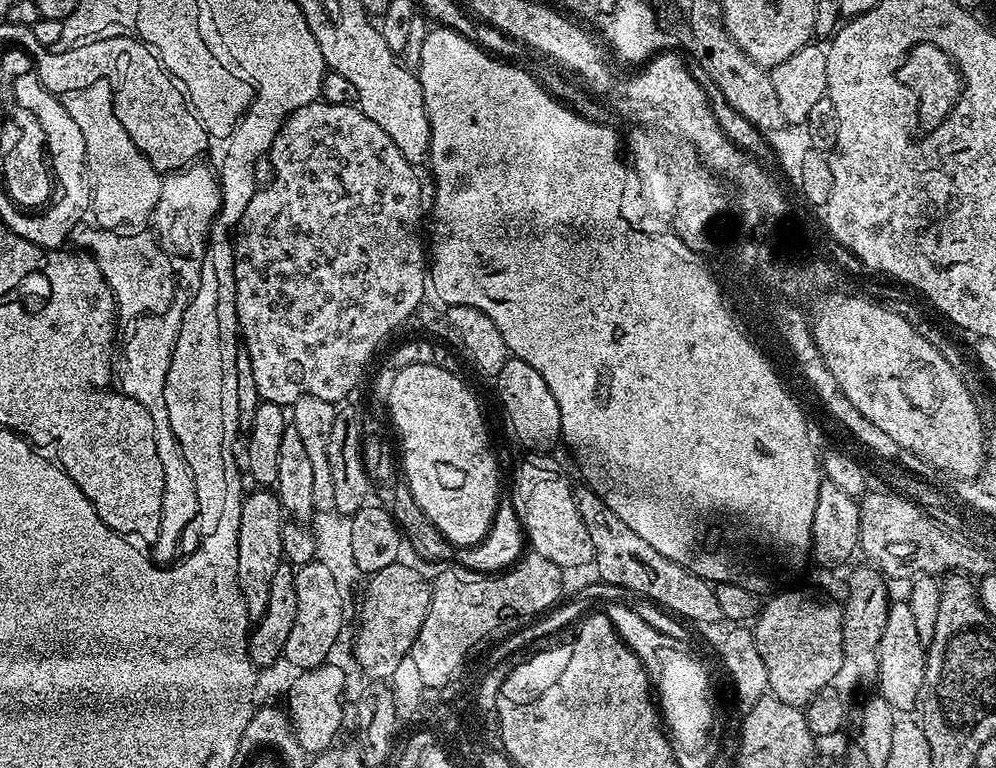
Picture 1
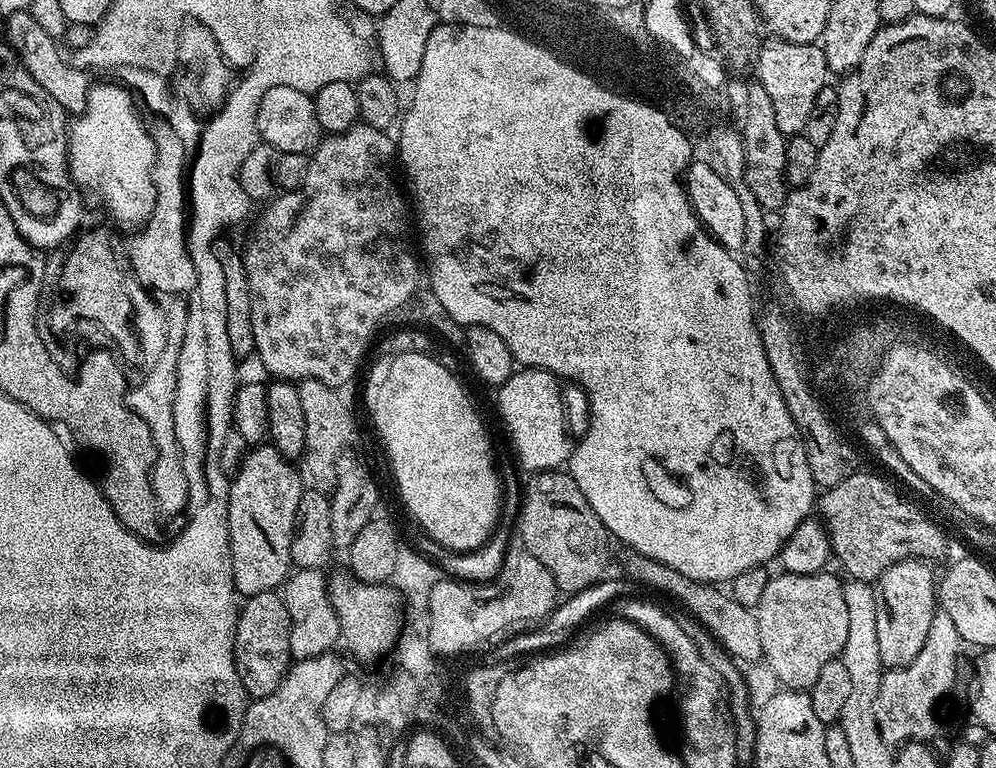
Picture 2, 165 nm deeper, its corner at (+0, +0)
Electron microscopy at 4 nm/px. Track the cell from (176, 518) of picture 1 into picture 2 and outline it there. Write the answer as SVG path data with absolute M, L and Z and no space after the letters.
M172 335L168 344L163 344L164 352L160 352L160 360L156 360L156 372L136 388L136 392L127 389L126 403L129 412L142 418L154 438L156 461L152 467L152 491L156 511L161 517L176 516L188 507L188 468L178 446L178 438L174 434L174 394L176 393L176 367L178 354L182 350L180 337Z

